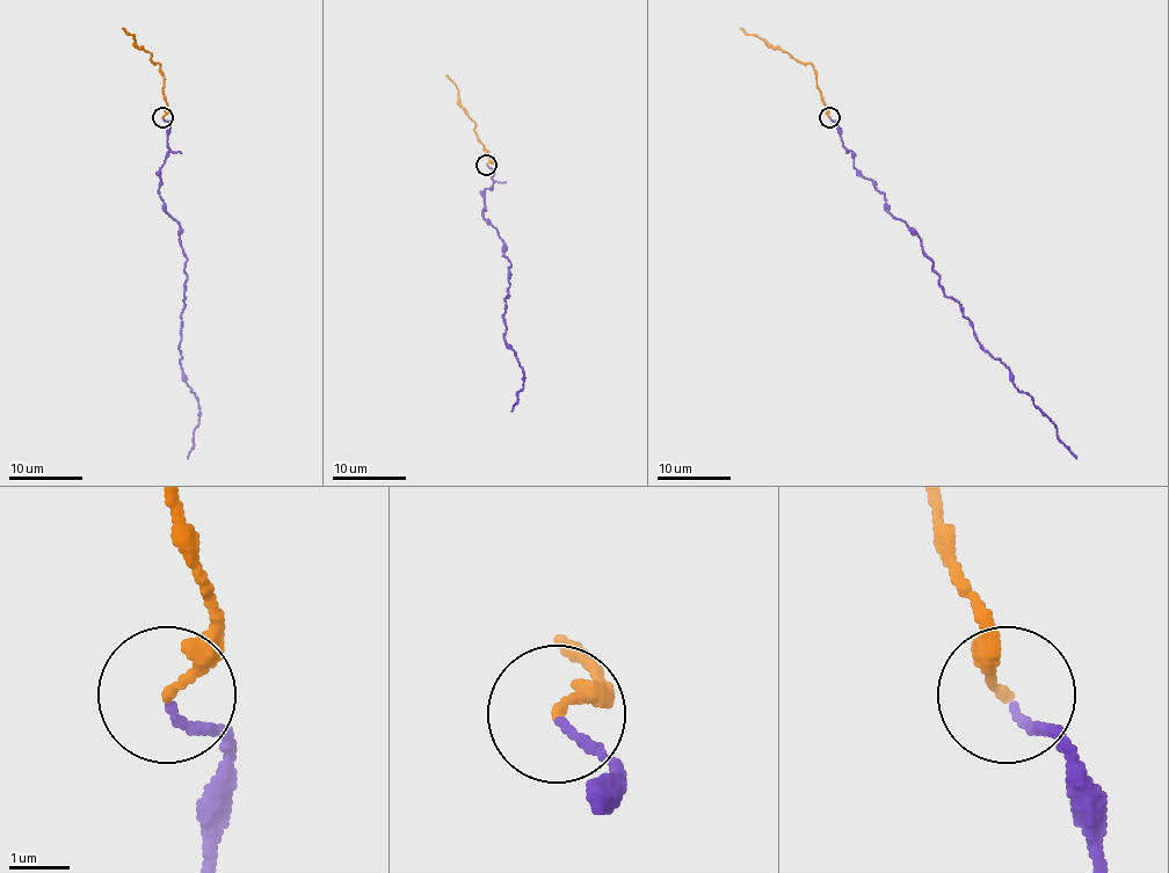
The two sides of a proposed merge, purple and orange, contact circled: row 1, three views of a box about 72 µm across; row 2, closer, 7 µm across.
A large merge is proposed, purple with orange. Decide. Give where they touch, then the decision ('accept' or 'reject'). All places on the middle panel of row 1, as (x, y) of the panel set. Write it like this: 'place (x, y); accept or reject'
place (486, 165); accept

